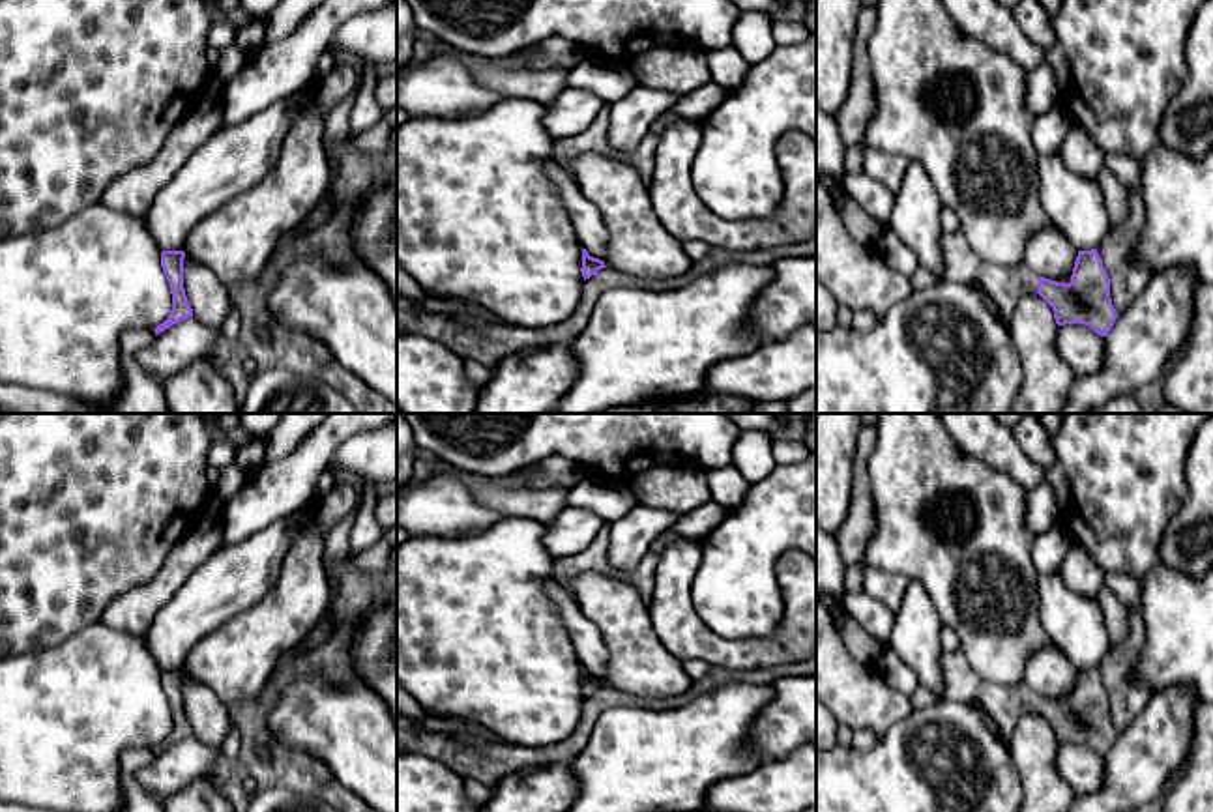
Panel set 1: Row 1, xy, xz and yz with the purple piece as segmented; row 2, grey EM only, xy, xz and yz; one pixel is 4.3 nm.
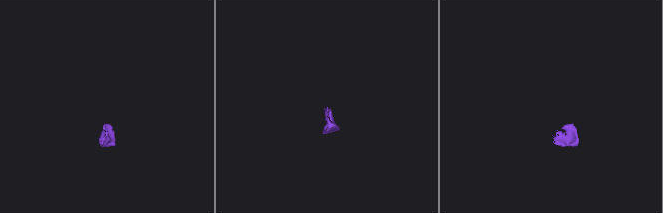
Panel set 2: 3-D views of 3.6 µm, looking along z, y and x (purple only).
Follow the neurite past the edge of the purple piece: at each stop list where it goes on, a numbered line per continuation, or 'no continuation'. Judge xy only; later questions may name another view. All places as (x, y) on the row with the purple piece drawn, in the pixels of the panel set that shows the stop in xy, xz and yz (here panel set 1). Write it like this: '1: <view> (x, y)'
1: xy (131, 341)

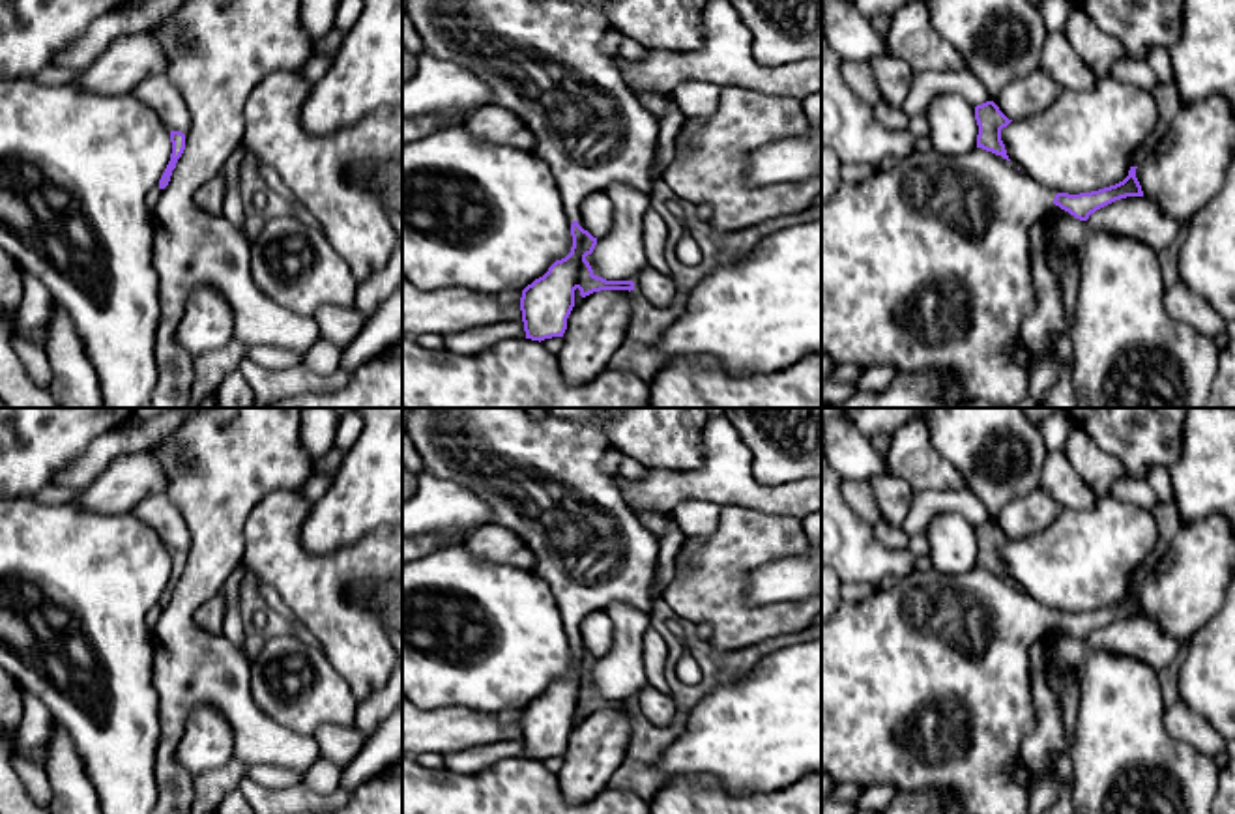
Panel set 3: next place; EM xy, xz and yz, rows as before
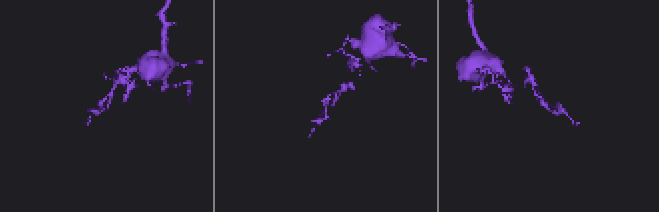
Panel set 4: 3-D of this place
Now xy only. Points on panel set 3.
no continuation

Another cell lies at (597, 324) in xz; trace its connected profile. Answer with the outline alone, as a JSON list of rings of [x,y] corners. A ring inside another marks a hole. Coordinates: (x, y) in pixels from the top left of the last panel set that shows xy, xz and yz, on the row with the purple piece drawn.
[[[601,290],[580,299],[567,318],[563,346],[556,354],[563,380],[584,384],[606,371],[627,339],[632,314],[629,290]]]

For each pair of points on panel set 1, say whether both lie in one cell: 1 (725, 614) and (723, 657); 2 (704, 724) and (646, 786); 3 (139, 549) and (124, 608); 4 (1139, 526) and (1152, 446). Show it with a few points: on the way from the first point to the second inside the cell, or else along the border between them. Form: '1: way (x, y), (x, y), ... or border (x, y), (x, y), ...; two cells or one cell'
1: border (693, 607), (716, 633), (732, 640), (770, 637); two cells
2: way (693, 739), (661, 771); one cell
3: border (165, 562), (152, 579), (120, 594), (100, 620); two cells
4: way (1139, 506), (1139, 487), (1152, 474), (1152, 466); one cell

